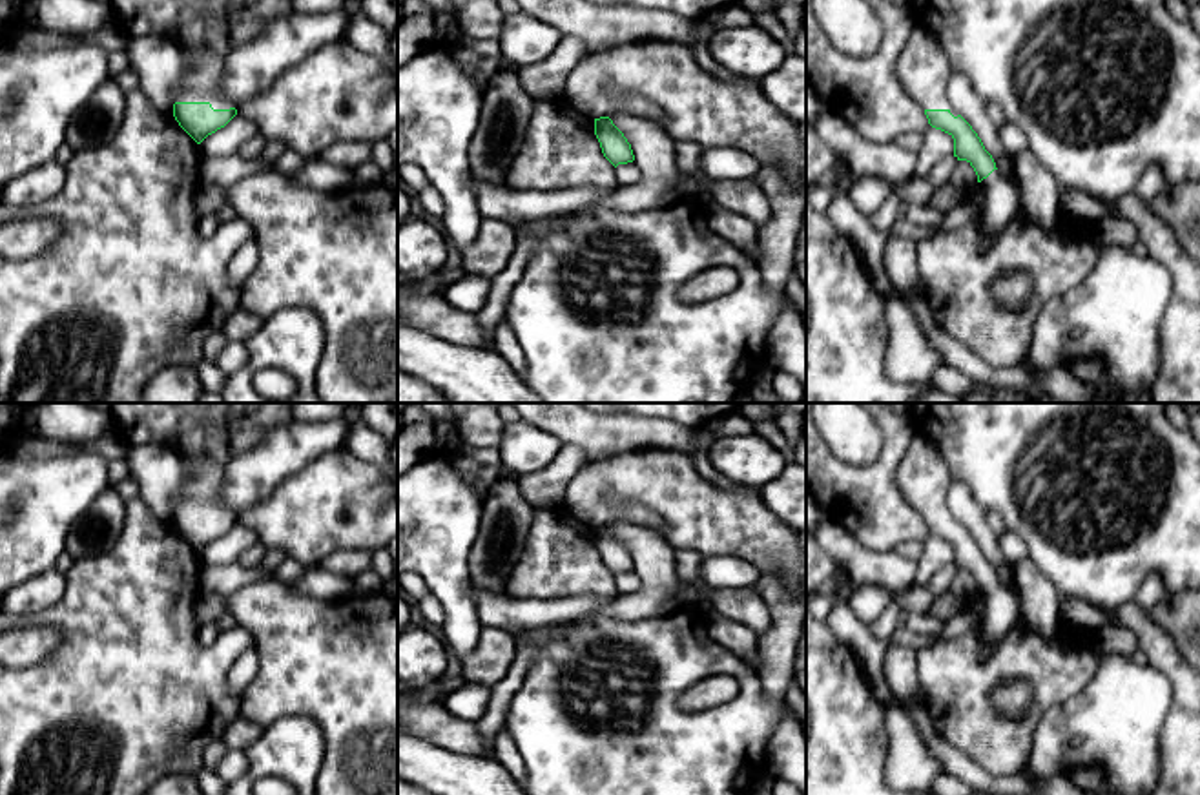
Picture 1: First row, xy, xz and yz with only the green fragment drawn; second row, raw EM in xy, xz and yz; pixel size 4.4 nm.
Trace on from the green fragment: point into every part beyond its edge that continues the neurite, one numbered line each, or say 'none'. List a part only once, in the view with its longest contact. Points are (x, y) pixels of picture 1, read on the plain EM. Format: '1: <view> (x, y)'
1: xy (201, 484)
2: yz (1002, 608)

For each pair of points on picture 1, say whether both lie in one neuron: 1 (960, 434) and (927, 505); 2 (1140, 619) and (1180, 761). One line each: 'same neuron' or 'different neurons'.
1: different neurons
2: same neuron

